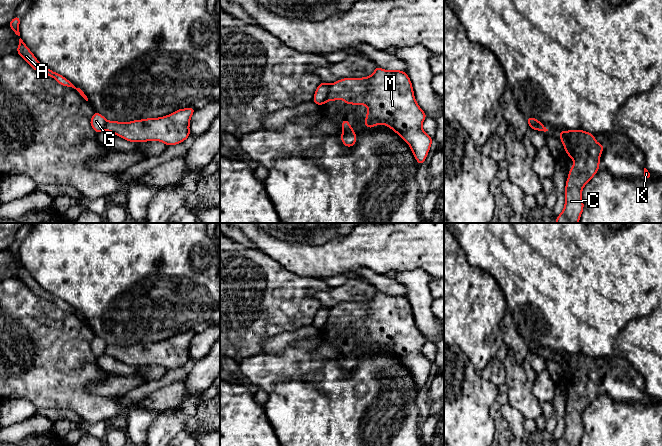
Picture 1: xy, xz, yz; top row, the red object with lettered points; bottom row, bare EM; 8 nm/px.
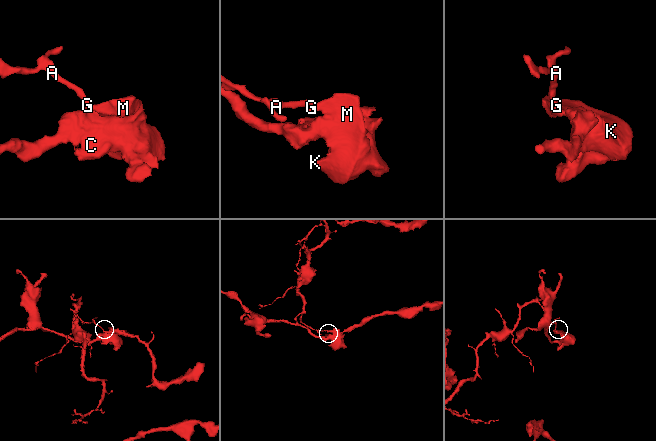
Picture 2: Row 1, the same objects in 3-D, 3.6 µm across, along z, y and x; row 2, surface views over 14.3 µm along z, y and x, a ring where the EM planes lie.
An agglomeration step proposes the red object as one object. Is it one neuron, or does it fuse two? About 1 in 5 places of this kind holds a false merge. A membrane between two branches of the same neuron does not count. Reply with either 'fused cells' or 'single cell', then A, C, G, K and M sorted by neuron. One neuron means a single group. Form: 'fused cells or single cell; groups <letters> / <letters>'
fused cells; groups A G / C K M

